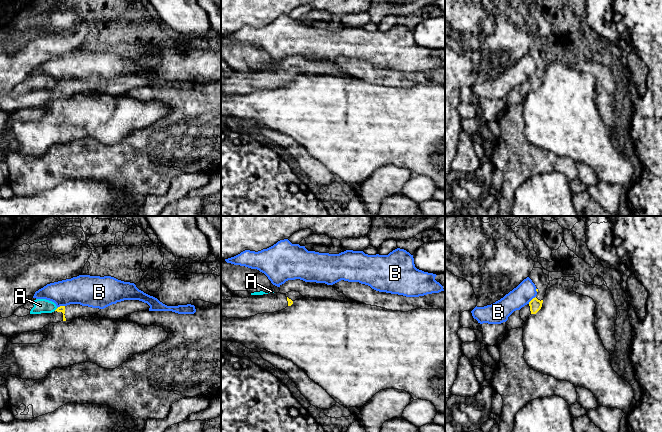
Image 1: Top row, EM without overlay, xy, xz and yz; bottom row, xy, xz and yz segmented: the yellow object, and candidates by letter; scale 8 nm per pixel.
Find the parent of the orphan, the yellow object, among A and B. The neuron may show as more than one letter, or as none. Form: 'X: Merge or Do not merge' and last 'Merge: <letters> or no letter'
A: Do not merge
B: Do not merge
Merge: no letter

